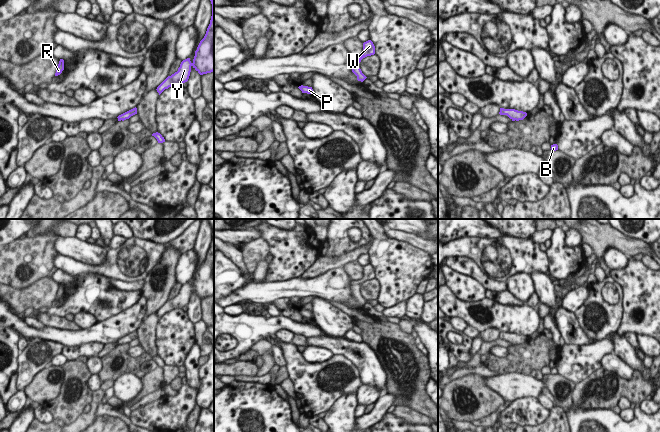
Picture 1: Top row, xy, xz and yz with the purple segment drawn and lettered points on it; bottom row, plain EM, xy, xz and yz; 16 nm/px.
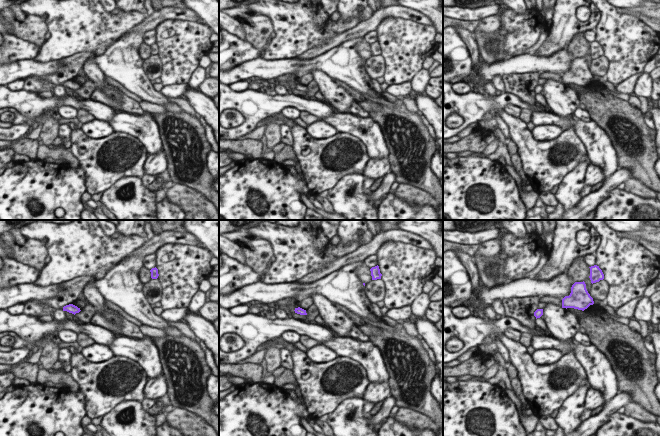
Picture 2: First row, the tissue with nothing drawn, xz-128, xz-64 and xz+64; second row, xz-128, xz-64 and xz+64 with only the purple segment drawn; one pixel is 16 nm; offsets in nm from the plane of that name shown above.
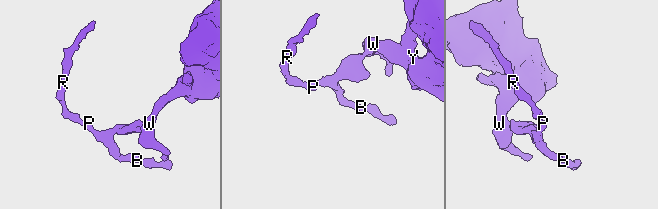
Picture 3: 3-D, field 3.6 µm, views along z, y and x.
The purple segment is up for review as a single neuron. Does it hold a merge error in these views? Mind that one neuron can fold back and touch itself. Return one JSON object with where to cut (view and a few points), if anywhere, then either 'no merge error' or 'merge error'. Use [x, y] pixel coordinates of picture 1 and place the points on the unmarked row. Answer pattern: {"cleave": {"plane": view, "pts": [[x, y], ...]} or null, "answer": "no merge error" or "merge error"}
{"cleave": null, "answer": "no merge error"}

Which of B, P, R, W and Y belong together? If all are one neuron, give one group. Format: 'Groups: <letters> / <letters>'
Groups: B P R W Y.

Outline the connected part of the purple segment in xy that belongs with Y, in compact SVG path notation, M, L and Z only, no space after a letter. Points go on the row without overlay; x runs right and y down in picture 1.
M207 219L212 228L212 240L204 262L200 265L193 285L183 284L178 295L168 300L158 311L159 319L173 309L181 309L188 305L193 291L200 299L214 295L214 219Z

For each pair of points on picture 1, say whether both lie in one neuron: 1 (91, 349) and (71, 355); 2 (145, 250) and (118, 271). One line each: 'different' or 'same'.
1: same
2: same

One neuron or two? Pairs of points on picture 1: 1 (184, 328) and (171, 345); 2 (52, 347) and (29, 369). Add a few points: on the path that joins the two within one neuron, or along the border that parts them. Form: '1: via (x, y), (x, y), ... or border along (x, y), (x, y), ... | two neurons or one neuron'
1: via (180, 332), (173, 341) | one neuron
2: via (46, 350), (33, 363) | one neuron

